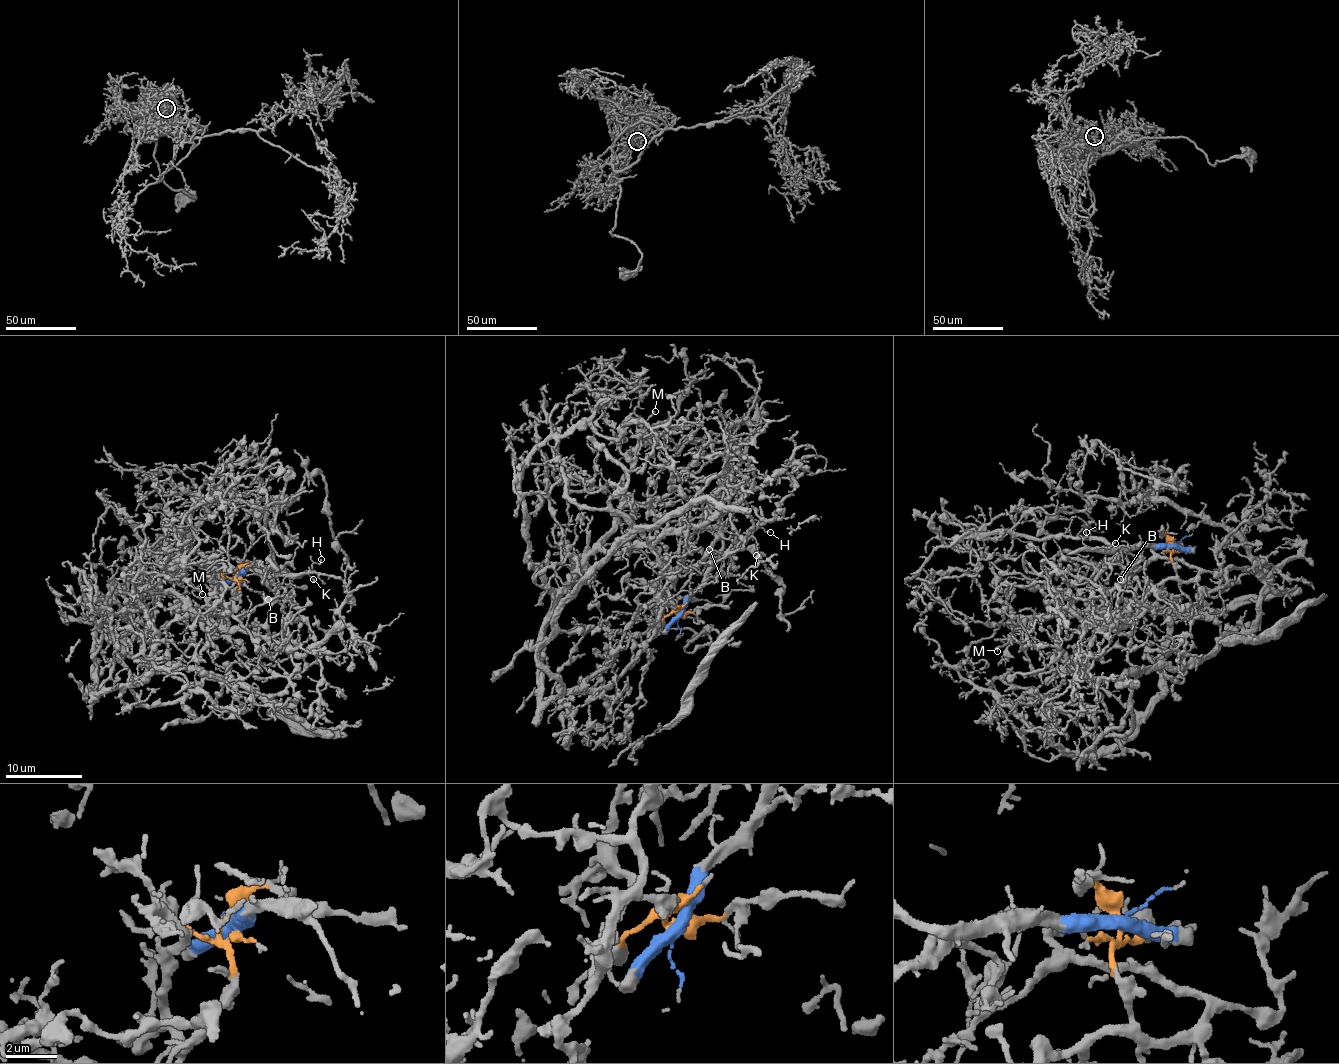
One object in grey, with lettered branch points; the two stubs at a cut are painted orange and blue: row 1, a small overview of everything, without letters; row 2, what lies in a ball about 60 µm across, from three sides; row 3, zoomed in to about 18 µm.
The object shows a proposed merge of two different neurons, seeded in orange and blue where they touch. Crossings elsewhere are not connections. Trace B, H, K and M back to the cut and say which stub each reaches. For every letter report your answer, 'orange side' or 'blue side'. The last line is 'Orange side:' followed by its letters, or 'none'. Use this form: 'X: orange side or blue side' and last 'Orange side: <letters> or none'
B: orange side
H: blue side
K: blue side
M: orange side
Orange side: B, M

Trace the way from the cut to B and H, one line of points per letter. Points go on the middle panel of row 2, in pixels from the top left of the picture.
B: (677, 614), (678, 606), (662, 610), (656, 627), (660, 582), (696, 568), (720, 537), (733, 549), (710, 548)
H: (679, 614), (716, 564), (760, 525), (766, 532), (770, 531)

